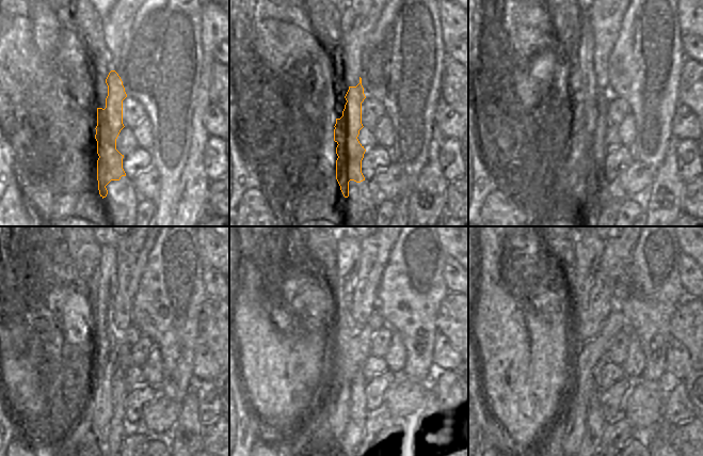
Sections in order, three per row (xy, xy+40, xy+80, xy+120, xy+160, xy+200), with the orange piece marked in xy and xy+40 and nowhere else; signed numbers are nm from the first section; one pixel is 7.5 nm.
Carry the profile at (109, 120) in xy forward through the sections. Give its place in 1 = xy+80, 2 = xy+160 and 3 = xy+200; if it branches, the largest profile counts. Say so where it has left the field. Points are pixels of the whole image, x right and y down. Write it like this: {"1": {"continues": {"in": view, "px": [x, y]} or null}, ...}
{"1": {"continues": {"in": "xy+80", "px": [598, 150]}}, "2": {"continues": {"in": "xy+160", "px": [355, 430]}}, "3": {"continues": {"in": "xy+200", "px": [595, 424]}}}

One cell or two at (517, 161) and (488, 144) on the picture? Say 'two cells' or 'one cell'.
one cell

